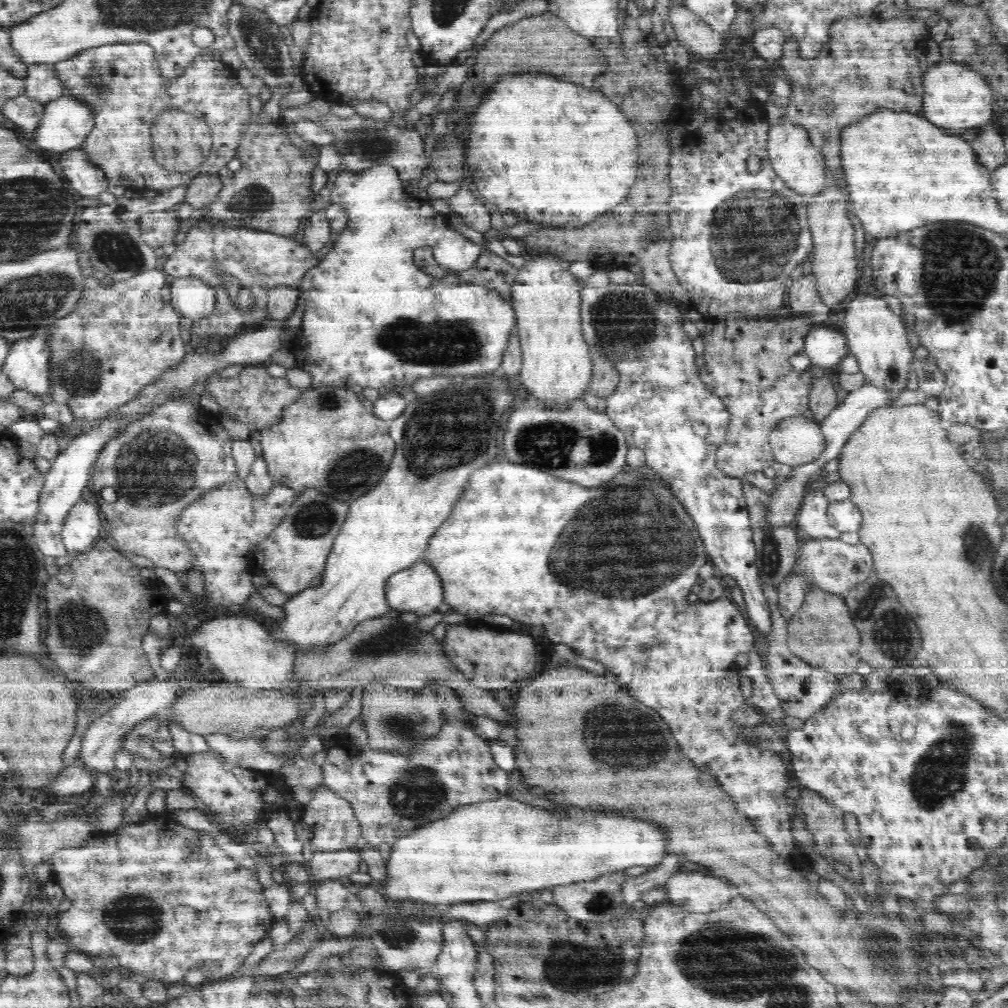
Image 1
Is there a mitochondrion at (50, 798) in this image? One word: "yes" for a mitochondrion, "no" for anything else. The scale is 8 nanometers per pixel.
no

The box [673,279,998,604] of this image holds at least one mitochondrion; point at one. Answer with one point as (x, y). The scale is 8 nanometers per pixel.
(974, 539)

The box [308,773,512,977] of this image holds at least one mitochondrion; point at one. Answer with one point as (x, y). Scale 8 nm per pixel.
(402, 935)

